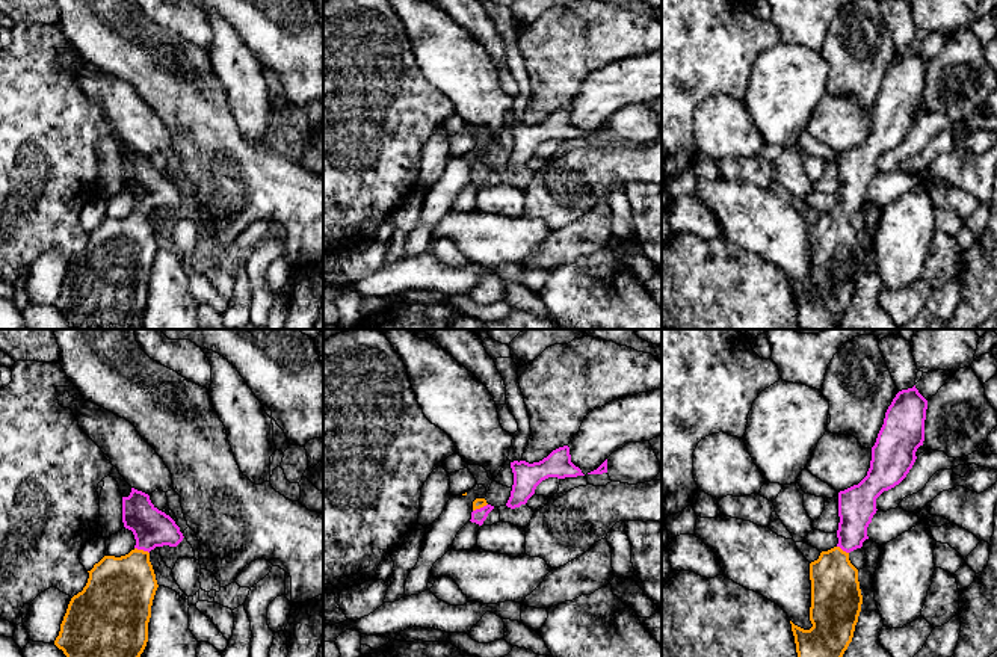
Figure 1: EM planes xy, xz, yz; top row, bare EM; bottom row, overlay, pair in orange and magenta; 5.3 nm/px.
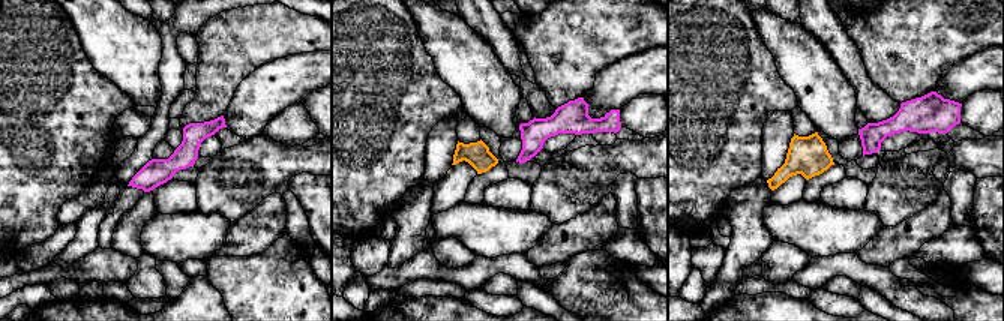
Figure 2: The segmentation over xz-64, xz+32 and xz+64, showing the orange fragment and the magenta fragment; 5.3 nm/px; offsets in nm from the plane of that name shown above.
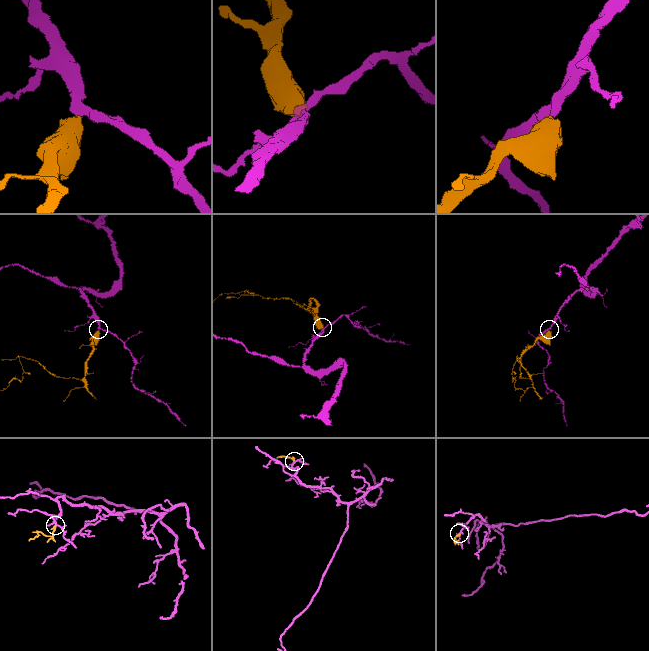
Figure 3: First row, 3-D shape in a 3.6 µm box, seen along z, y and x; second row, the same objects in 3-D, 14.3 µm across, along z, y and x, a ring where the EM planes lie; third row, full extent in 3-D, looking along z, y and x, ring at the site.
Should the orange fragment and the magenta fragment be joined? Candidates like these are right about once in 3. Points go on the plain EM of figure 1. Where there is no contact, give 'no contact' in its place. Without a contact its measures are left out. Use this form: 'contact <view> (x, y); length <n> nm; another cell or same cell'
contact xy (142, 212); length 90 nm; same cell

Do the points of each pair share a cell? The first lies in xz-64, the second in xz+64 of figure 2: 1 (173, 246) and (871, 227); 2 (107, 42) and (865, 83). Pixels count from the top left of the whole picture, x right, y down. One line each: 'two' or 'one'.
1: one
2: two

